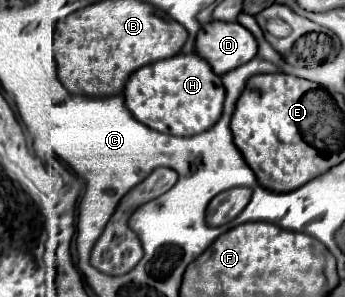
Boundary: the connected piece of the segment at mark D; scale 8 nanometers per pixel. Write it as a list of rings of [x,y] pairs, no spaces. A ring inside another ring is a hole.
[[[211,21],[201,27],[195,53],[209,61],[217,75],[223,75],[251,61],[257,55],[257,41],[251,31],[239,23]]]

